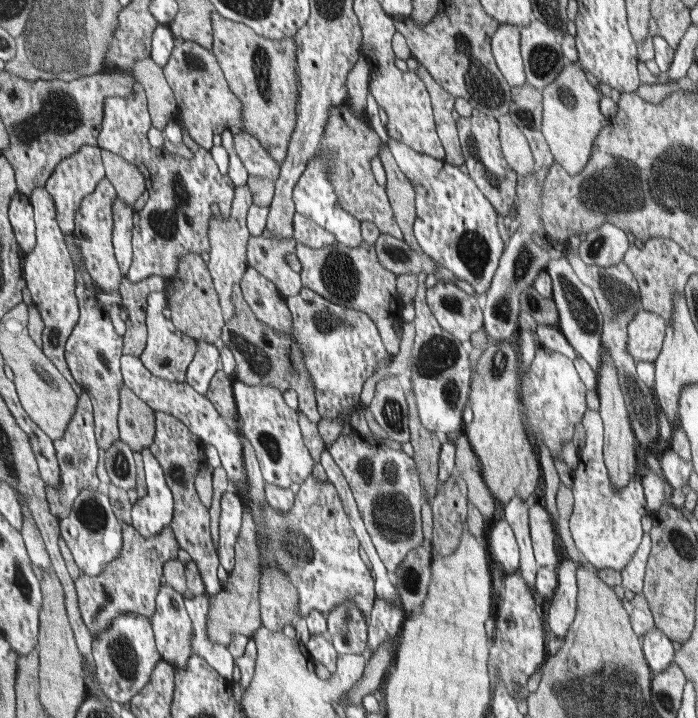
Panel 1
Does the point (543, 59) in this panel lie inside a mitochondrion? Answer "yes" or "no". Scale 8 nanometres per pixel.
yes

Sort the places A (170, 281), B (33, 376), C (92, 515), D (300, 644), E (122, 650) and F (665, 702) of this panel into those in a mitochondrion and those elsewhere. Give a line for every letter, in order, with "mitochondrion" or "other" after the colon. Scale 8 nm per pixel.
A: other
B: other
C: mitochondrion
D: other
E: mitochondrion
F: mitochondrion

